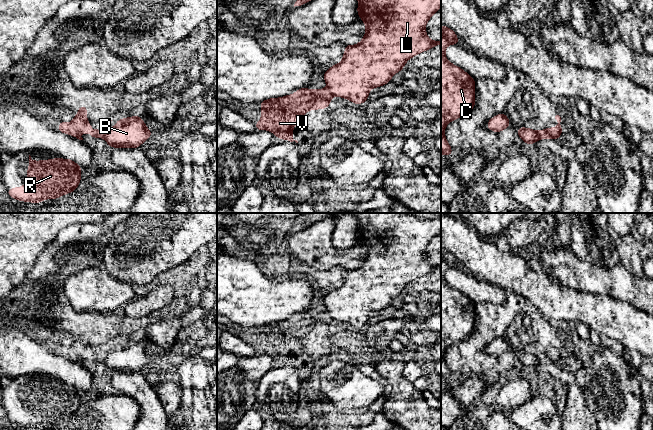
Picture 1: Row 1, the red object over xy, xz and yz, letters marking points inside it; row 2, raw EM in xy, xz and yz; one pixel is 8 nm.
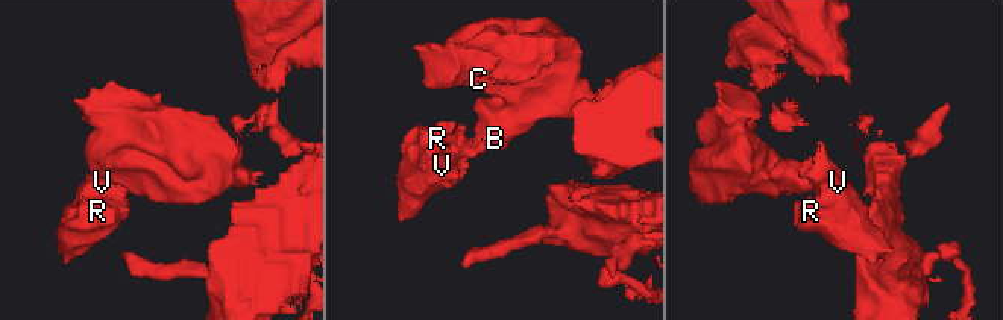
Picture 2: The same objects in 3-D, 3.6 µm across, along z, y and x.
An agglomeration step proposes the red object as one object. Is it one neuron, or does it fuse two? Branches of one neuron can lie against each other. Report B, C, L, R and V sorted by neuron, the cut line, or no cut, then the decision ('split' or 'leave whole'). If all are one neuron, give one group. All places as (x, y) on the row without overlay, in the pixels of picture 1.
B C L / R V; cut in xy along (105, 354), (103, 362); split

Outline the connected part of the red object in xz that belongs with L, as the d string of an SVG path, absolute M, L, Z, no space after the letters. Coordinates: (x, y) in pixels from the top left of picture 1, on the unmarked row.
M306 213L295 226L301 230L326 218L352 215L358 223L358 240L366 249L363 263L357 269L345 269L340 287L331 290L323 299L332 319L362 328L368 324L369 315L390 306L392 300L404 293L405 287L421 276L437 269L441 264L428 262L425 250L441 231L441 216L419 219L411 213Z

